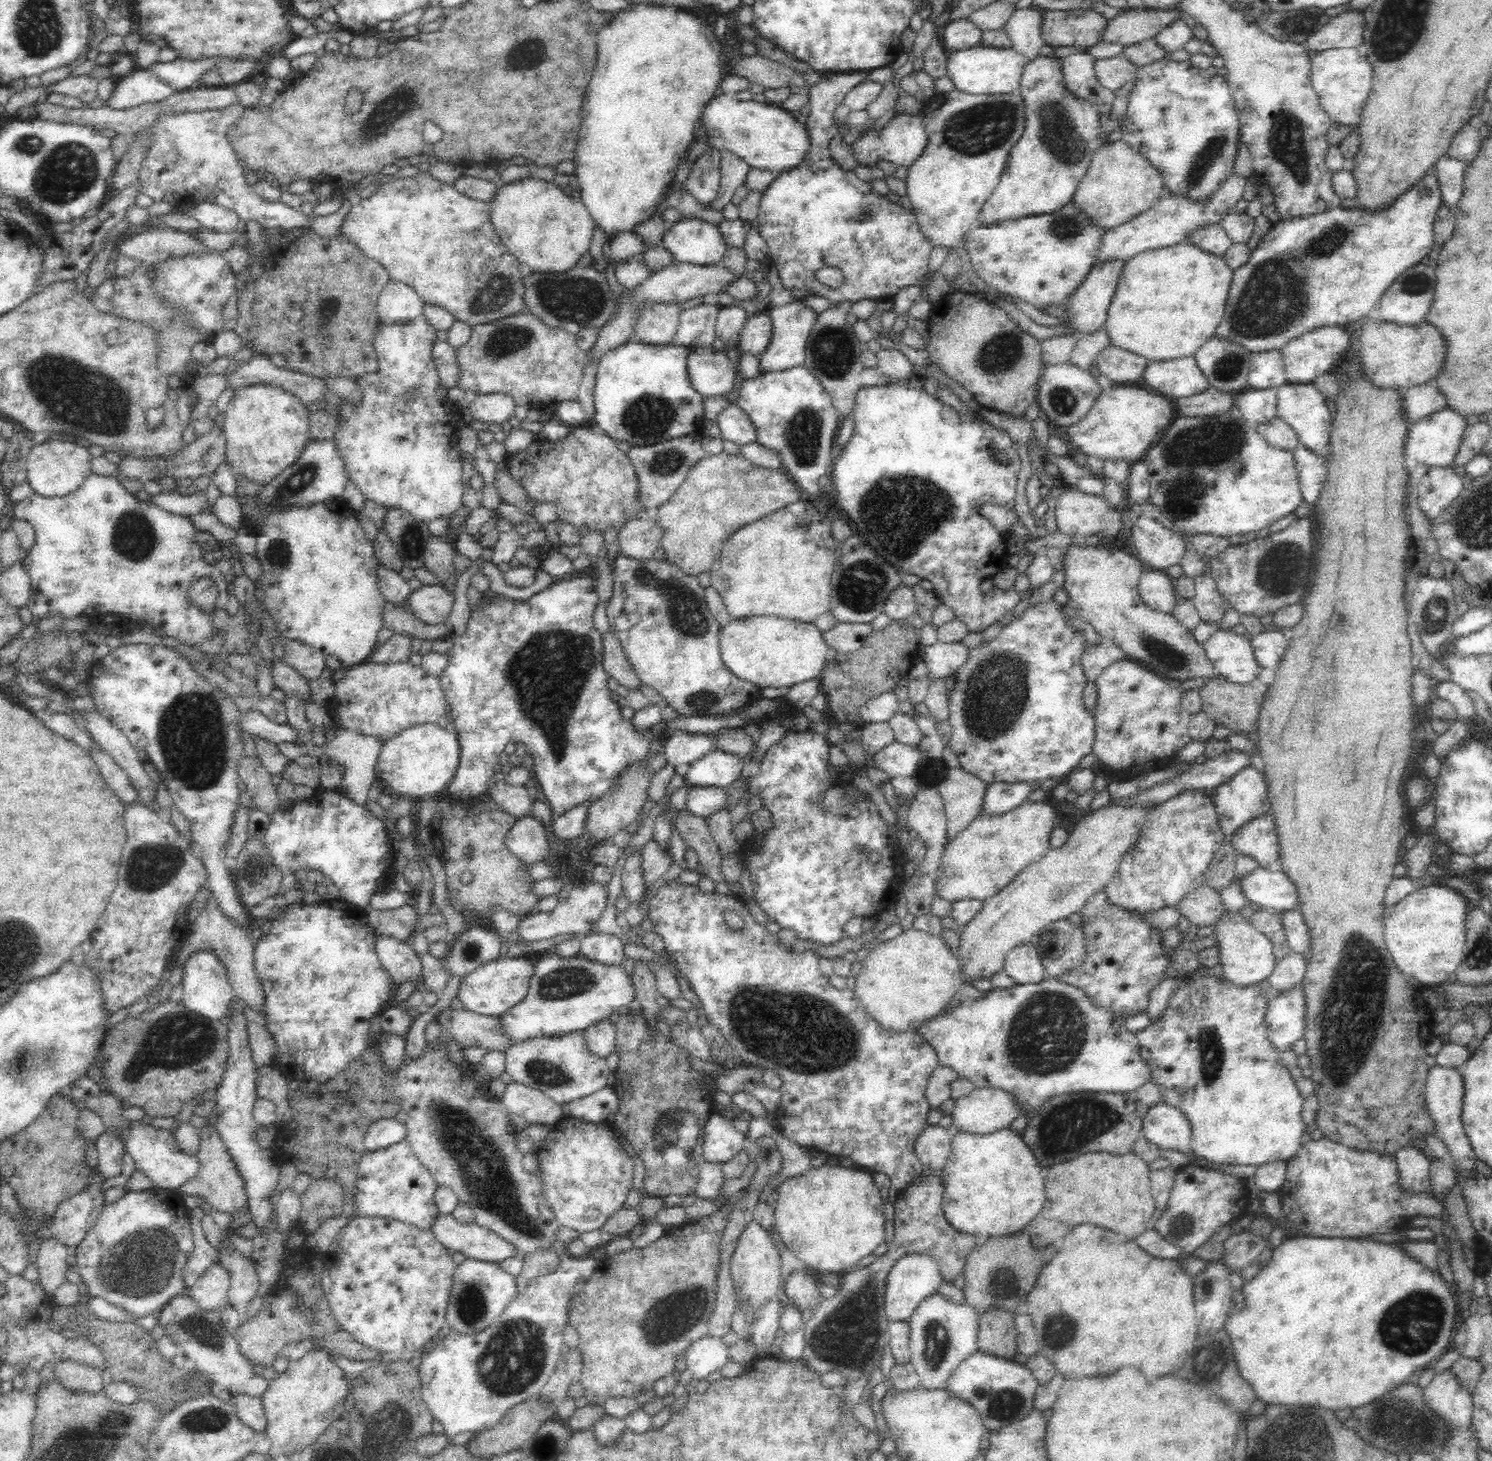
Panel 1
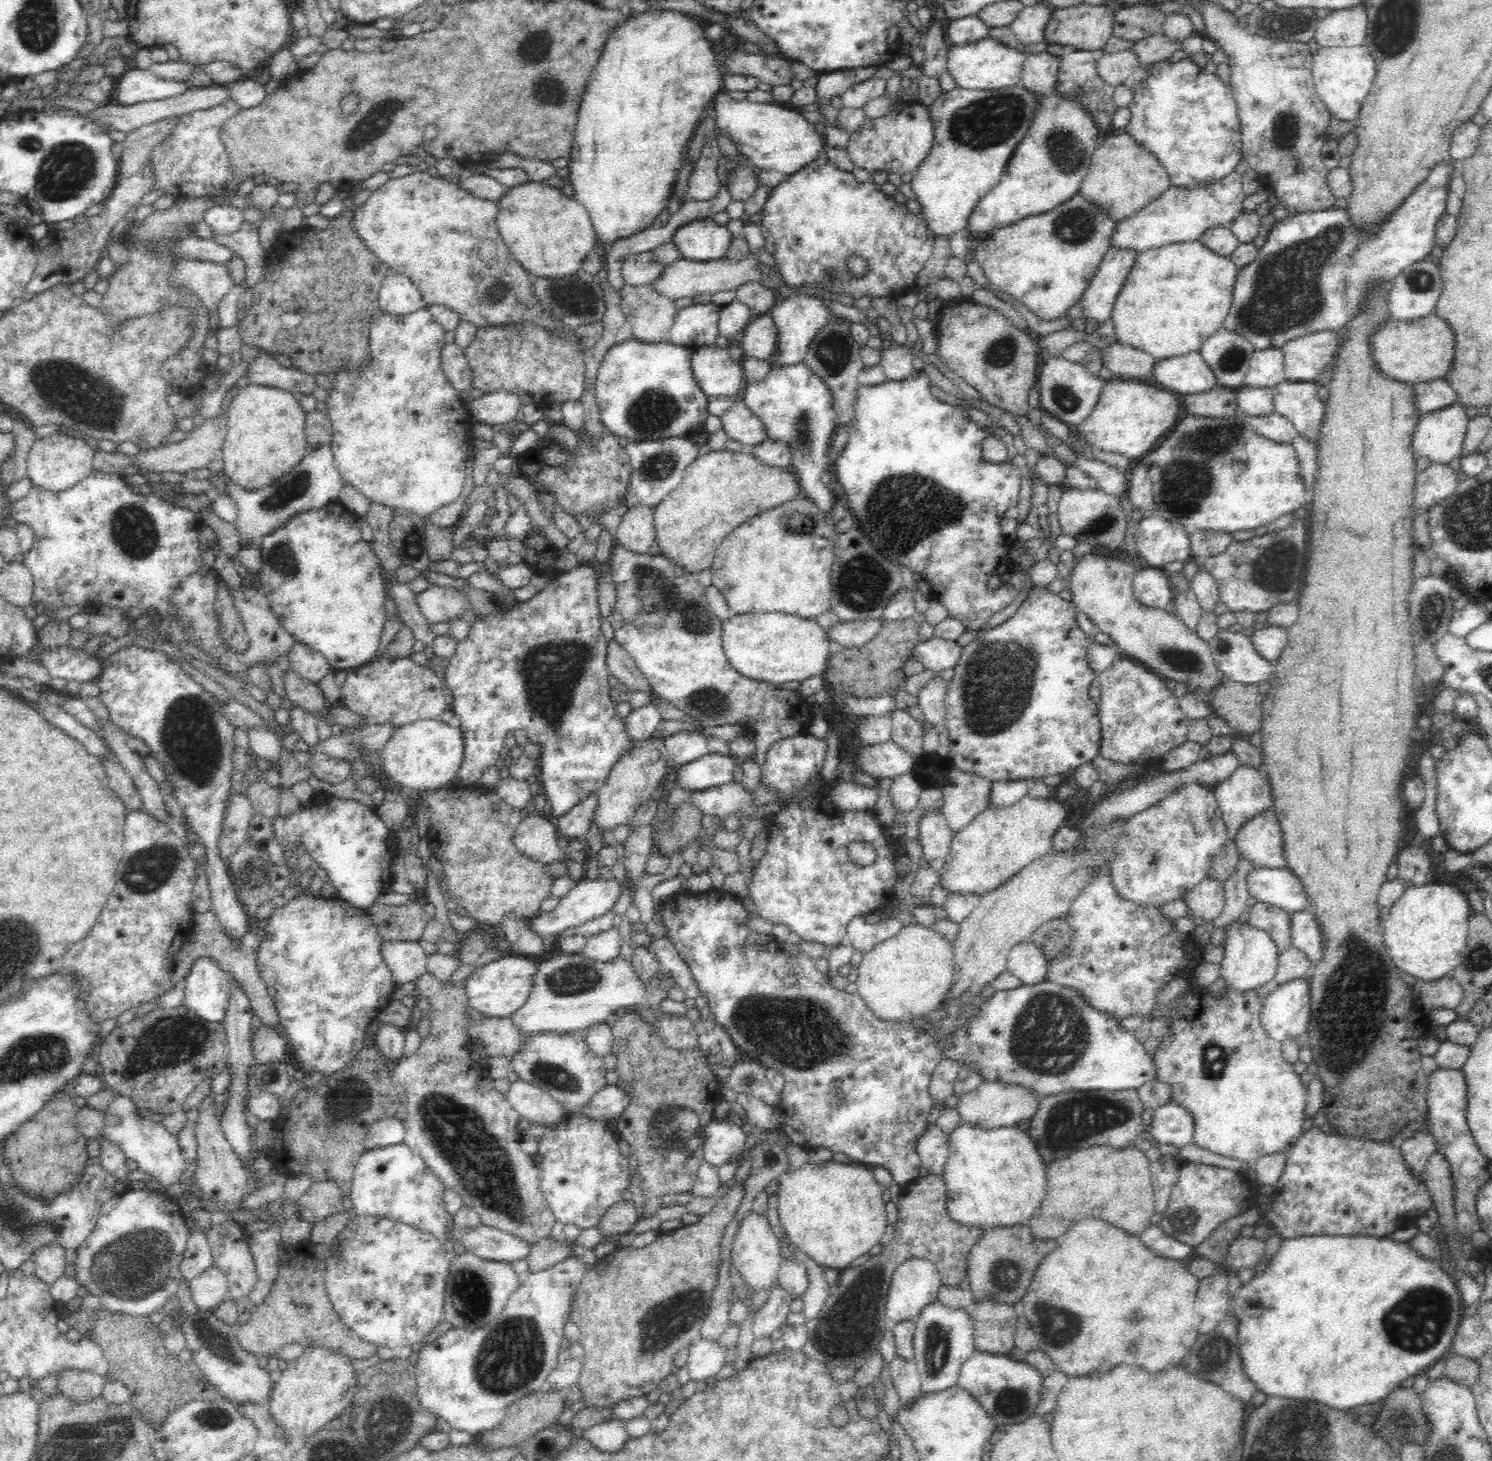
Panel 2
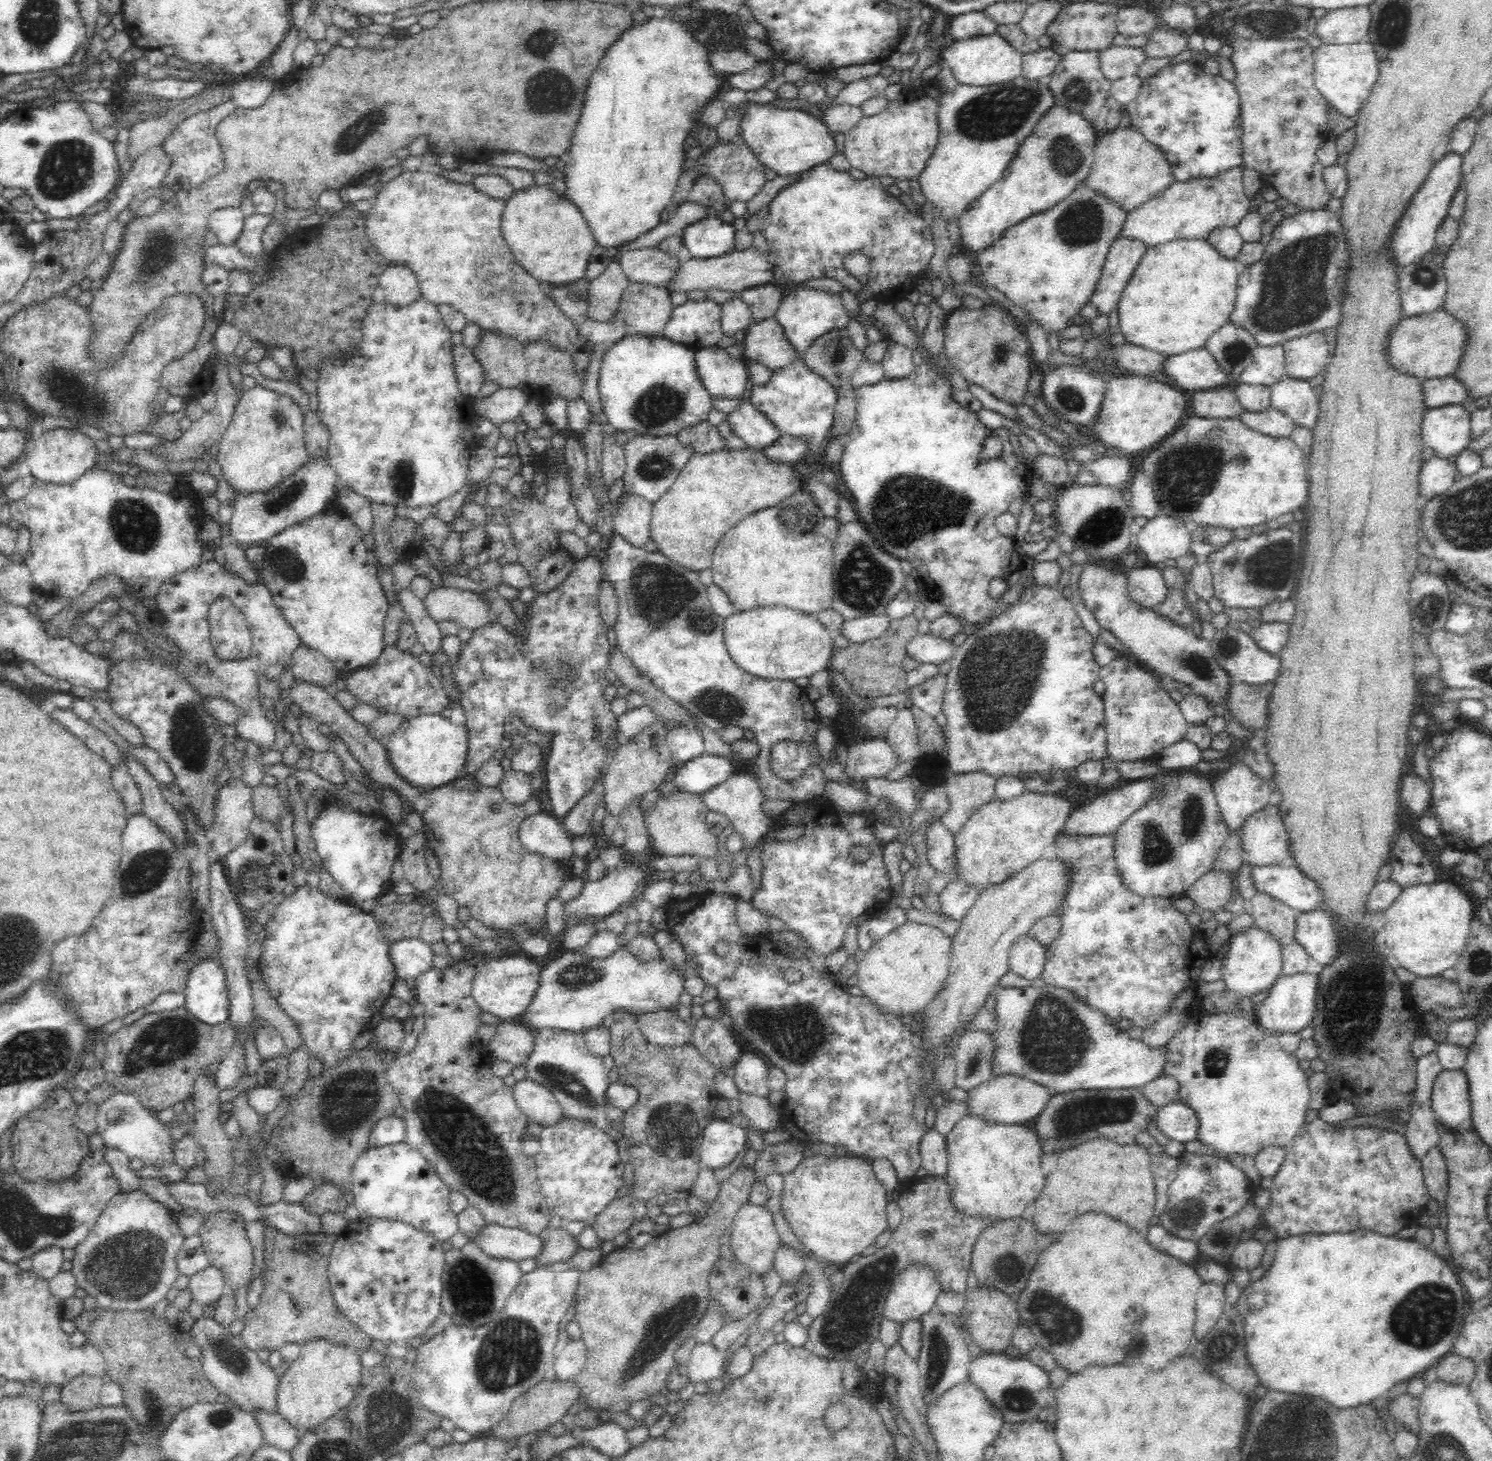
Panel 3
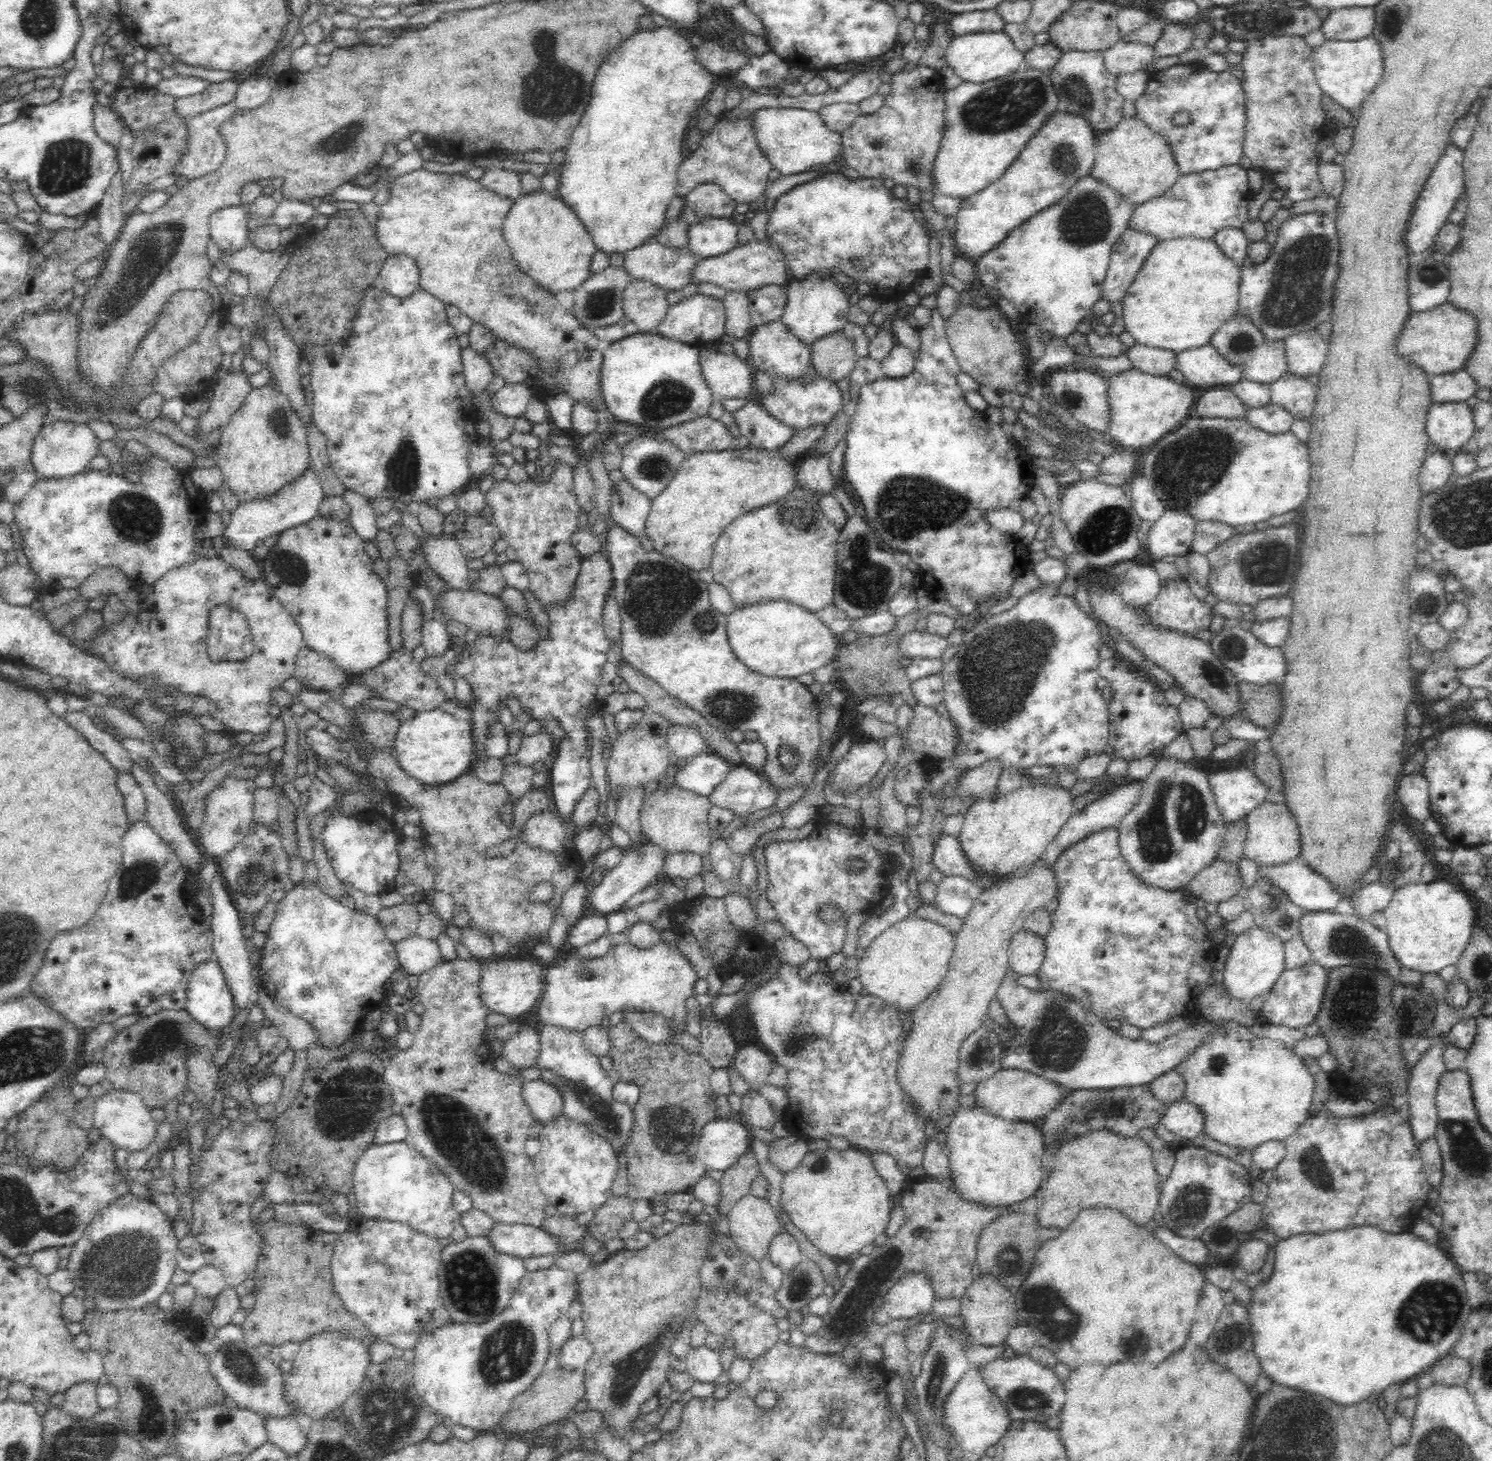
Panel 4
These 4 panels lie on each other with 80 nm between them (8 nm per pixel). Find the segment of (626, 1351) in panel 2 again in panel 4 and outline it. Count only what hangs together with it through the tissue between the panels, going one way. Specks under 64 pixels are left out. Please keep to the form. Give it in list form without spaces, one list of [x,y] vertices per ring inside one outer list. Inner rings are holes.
[[[752,1148],[746,1149],[734,1161],[734,1164],[731,1164],[730,1168],[723,1172],[719,1180],[723,1196],[721,1204],[716,1207],[722,1216],[726,1216],[727,1212],[742,1196],[750,1193],[751,1184],[758,1173],[759,1162]],[[714,1220],[709,1223],[682,1223],[660,1238],[654,1238],[642,1250],[630,1250],[610,1254],[604,1262],[590,1265],[577,1277],[577,1298],[582,1301],[584,1319],[583,1336],[594,1345],[594,1354],[585,1364],[584,1400],[587,1408],[602,1415],[603,1424],[615,1436],[626,1438],[635,1434],[636,1420],[641,1418],[640,1408],[652,1395],[658,1393],[661,1384],[672,1370],[671,1345],[674,1334],[686,1319],[695,1319],[695,1297],[703,1285],[699,1268],[708,1257],[709,1232],[716,1228]]]

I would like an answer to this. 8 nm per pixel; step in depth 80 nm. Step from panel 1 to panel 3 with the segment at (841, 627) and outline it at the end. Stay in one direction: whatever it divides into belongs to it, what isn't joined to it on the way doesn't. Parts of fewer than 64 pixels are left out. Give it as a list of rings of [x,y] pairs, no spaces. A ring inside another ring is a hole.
[[[872,614],[848,620],[844,627],[840,628],[840,634],[846,636],[851,643],[877,639],[890,626],[891,619],[884,614]]]

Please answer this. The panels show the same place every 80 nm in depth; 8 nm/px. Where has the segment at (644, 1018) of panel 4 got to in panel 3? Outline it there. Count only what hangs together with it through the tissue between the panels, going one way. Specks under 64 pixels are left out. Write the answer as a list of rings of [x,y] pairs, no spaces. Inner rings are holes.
[[[662,1009],[633,1014],[633,1019],[642,1036],[658,1046],[682,1046],[690,1043],[693,1035],[693,1026],[680,1019],[677,1014]]]

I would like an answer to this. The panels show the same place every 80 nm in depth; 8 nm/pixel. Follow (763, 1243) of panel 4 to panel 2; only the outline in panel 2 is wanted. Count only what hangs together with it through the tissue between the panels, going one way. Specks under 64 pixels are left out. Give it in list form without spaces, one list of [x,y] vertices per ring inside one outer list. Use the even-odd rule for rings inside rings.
[[[750,1209],[742,1215],[732,1242],[730,1260],[754,1292],[778,1284],[777,1272],[781,1261],[780,1242],[776,1232],[772,1232],[767,1213],[758,1213]]]

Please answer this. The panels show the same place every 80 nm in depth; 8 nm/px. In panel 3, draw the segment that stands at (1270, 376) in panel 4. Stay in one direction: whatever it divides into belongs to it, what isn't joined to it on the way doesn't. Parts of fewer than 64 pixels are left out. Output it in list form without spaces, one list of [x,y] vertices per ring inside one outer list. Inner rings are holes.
[[[1283,343],[1258,346],[1253,353],[1252,362],[1247,367],[1235,380],[1235,384],[1248,383],[1270,386],[1282,380],[1287,375]]]

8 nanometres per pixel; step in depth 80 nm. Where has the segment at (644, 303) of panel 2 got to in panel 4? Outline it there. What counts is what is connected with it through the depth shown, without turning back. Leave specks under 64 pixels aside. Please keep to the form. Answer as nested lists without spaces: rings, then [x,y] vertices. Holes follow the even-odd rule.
[[[634,279],[623,292],[624,316],[637,326],[637,332],[657,333],[655,326],[666,314],[669,304],[667,290],[650,280]]]

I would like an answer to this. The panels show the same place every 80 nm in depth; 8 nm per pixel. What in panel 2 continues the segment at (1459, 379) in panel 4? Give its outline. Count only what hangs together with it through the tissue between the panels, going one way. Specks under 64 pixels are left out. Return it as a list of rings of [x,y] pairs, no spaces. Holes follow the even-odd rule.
[[[1446,378],[1416,383],[1416,405],[1422,414],[1458,403],[1458,391]]]

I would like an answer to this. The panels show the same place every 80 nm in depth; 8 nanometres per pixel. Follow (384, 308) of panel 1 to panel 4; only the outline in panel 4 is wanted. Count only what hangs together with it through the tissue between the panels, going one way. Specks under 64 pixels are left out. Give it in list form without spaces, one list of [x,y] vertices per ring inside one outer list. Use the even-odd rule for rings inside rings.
[[[390,253],[380,267],[378,279],[380,286],[390,293],[405,297],[419,287],[420,269],[416,260],[408,253]]]

